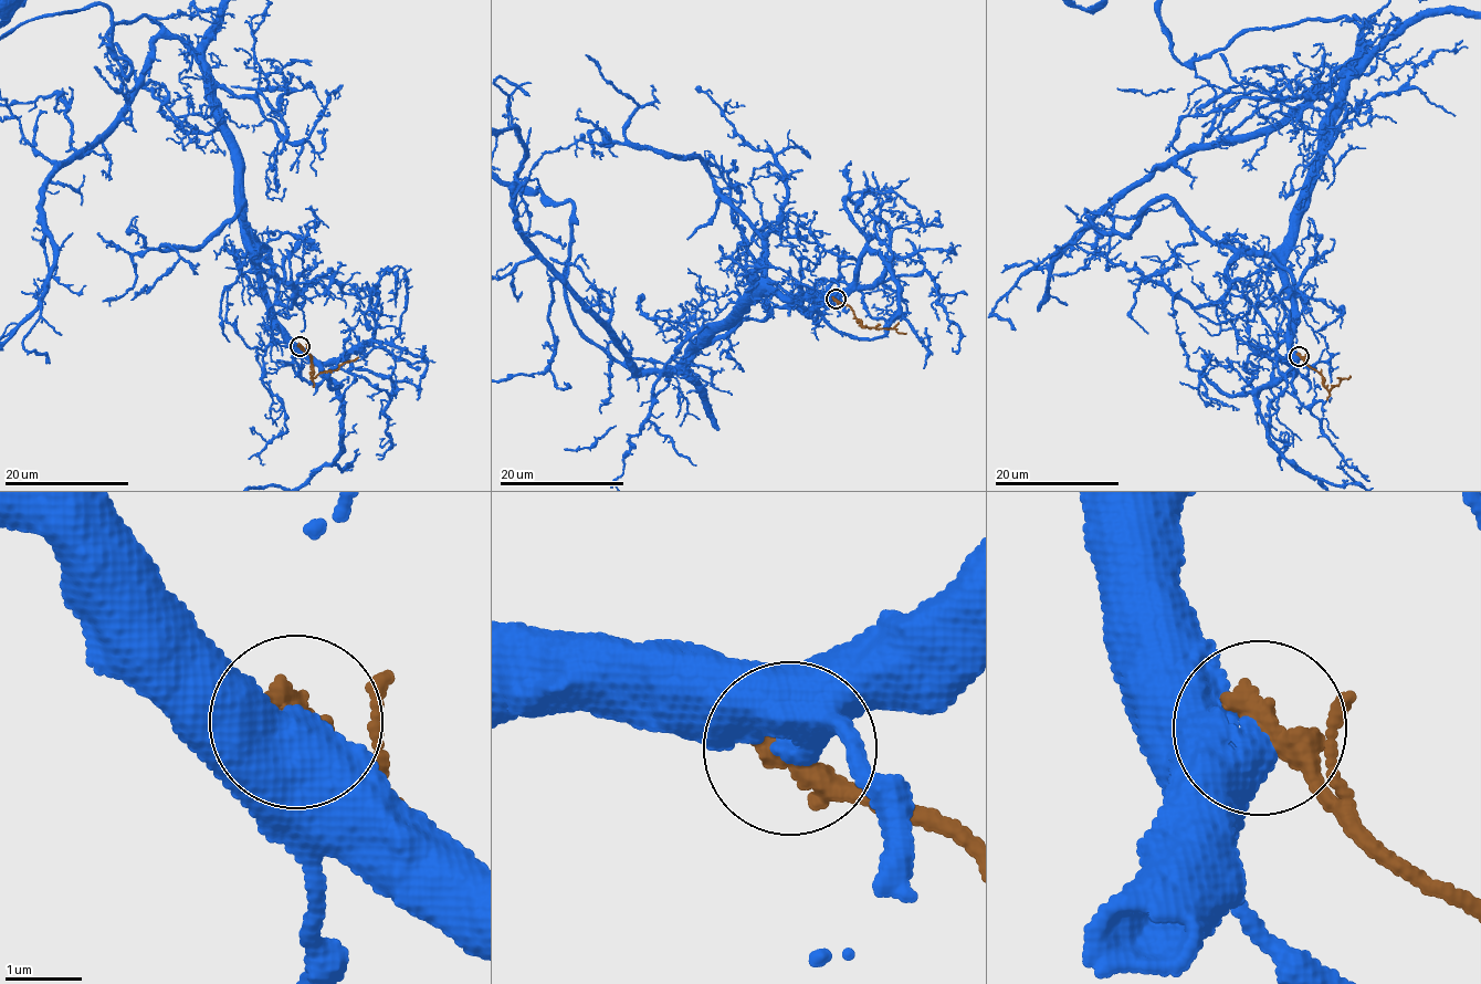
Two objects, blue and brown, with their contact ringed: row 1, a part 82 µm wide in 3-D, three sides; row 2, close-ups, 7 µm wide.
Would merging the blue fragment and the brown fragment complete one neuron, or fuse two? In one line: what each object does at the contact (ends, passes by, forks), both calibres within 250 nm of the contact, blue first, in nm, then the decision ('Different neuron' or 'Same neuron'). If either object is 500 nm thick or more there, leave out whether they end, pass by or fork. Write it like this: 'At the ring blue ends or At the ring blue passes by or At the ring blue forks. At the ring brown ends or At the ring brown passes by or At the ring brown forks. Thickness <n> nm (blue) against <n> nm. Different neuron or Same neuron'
At the ring blue ends. At the ring brown ends. Thickness 440 nm (blue) against 420 nm. Different neuron

